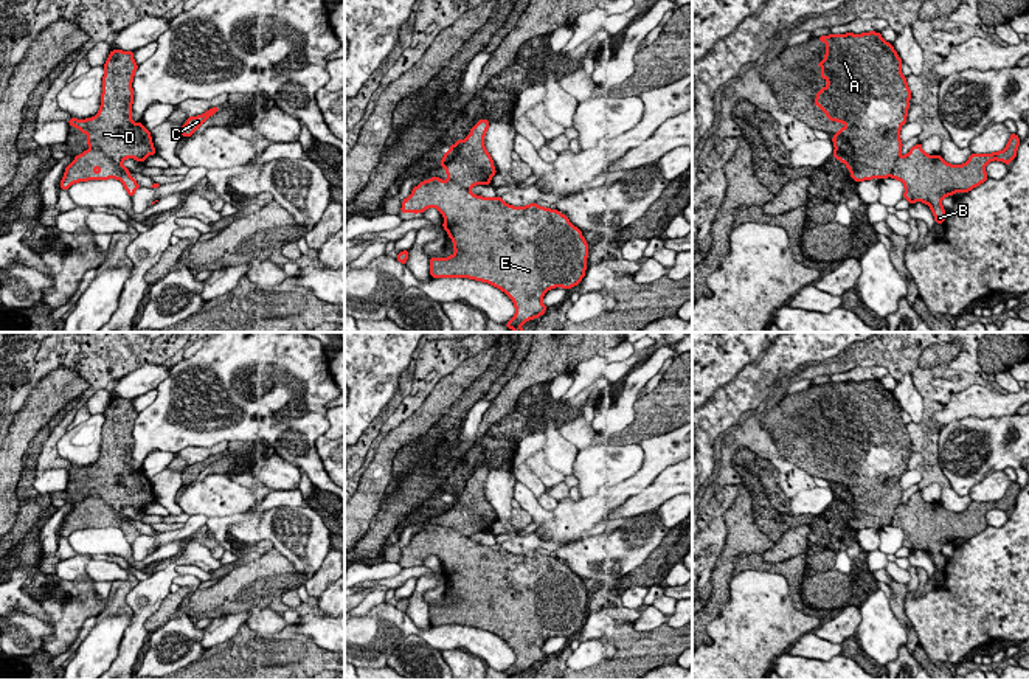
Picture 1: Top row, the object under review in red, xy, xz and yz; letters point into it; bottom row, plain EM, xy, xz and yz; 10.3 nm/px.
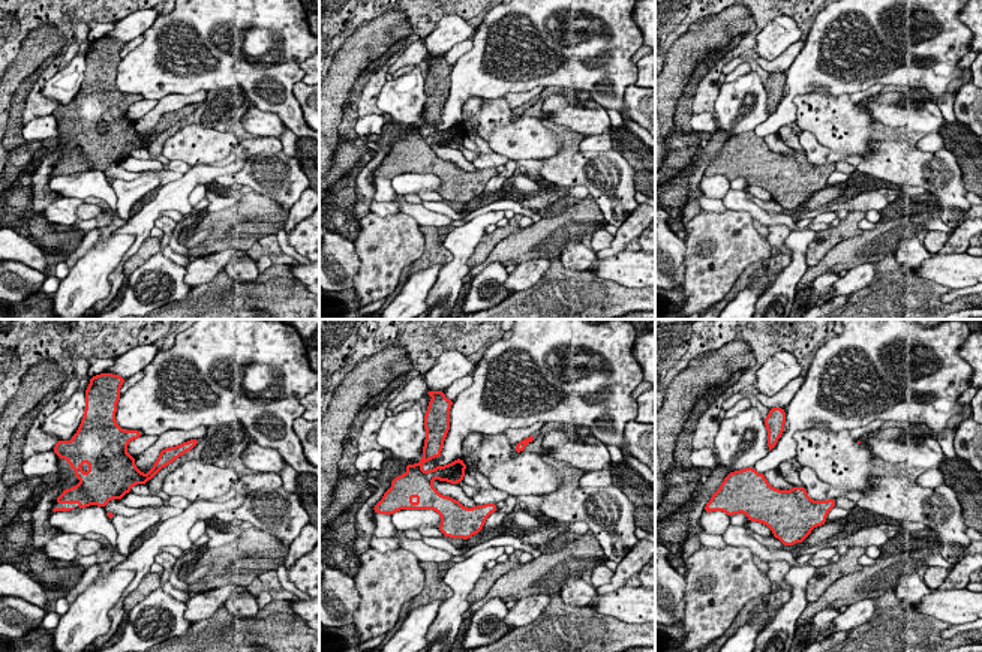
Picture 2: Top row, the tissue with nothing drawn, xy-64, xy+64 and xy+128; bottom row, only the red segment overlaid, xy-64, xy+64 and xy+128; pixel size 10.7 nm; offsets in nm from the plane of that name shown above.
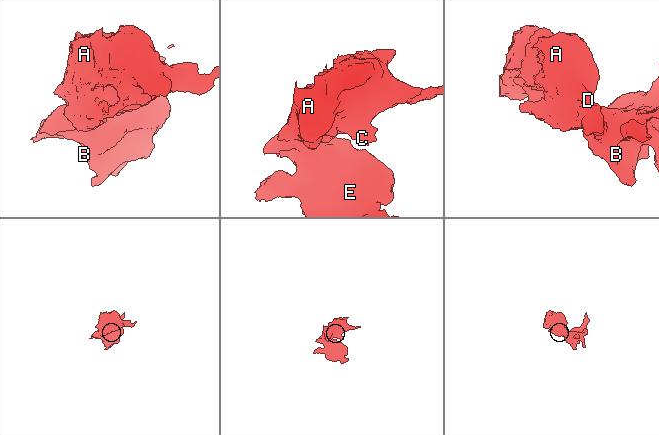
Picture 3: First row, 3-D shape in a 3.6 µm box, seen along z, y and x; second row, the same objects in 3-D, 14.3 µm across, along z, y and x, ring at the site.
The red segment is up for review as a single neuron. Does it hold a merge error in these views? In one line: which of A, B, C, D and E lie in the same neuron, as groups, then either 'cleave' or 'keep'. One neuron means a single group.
A B C D E | keep

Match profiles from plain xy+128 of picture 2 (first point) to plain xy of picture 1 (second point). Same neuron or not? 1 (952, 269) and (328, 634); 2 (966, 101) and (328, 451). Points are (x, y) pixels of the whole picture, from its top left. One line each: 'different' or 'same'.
1: same
2: same

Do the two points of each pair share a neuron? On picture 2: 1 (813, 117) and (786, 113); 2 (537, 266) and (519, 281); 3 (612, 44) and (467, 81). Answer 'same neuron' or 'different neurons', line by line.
1: different neurons
2: same neuron
3: same neuron

